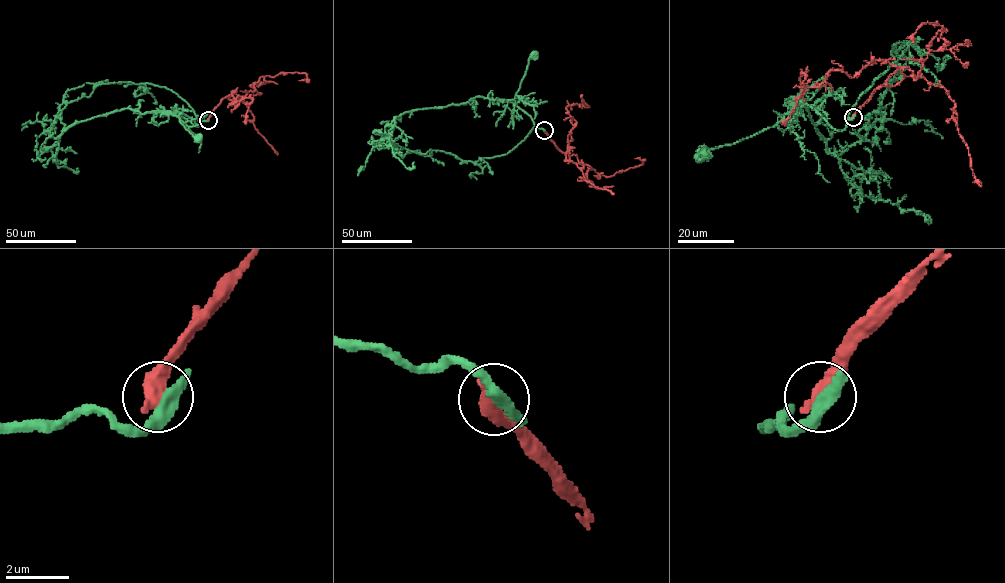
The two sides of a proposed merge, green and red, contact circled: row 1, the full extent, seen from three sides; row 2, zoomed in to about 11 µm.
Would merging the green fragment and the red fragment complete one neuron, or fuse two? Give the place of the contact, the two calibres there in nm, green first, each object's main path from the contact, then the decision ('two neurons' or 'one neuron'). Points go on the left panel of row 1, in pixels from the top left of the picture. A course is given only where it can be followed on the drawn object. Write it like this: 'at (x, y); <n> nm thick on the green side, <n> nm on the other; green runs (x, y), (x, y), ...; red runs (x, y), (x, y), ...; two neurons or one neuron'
at (208, 120); 380 nm thick on the green side, 600 nm on the other; green runs (208, 120), (200, 121), (198, 126), (180, 112), (167, 112), (177, 116), (185, 128), (198, 138); red runs (208, 120), (222, 98), (242, 98), (260, 77), (307, 74), (299, 80); two neurons

